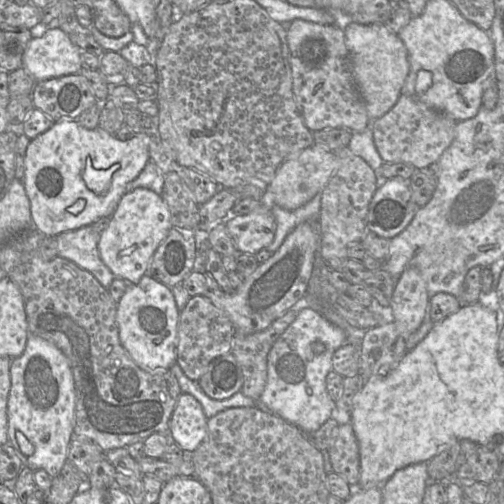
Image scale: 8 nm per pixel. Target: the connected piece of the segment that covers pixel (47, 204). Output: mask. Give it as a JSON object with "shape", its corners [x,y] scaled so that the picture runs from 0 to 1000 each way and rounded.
{"shape":[[[149,236],[107,242],[93,260],[60,278],[52,298],[44,359],[60,399],[65,450],[89,468],[111,470],[125,460],[183,446],[200,431],[218,431],[250,383],[252,365],[278,345],[298,317],[296,288],[292,266],[274,266],[244,280],[196,250],[173,256]]]}

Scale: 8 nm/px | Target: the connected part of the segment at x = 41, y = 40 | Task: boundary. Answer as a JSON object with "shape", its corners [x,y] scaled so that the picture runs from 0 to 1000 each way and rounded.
{"shape":[[[95,56],[85,69],[58,81],[44,133],[71,163],[149,147],[163,135],[161,99],[119,56]]]}

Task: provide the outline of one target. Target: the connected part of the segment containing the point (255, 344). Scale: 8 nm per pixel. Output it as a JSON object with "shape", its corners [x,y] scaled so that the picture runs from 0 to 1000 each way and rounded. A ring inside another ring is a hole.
{"shape":[[[573,613],[526,655],[492,665],[466,661],[458,700],[480,738],[478,776],[514,794],[530,754],[530,706],[546,677],[585,635],[589,621]]]}

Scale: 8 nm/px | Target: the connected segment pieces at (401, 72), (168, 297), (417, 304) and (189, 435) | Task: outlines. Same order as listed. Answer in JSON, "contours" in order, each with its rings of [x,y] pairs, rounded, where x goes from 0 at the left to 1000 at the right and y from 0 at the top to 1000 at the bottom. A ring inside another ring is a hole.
{"contours":[[[[685,42],[671,52],[679,54],[685,65],[702,165],[730,230],[744,238],[766,226],[798,187],[798,173],[812,145],[808,97],[790,67],[770,58],[762,46],[722,50]]],[[[288,544],[270,563],[252,562],[252,573],[232,601],[230,639],[242,687],[284,734],[337,732],[351,718],[355,619],[341,573],[296,546]]],[[[808,530],[786,556],[774,601],[778,637],[798,669],[810,673],[835,647],[851,595],[835,544],[825,532]]],[[[359,780],[337,831],[335,869],[367,899],[381,899],[409,863],[411,833],[399,802],[381,784]]]]}

